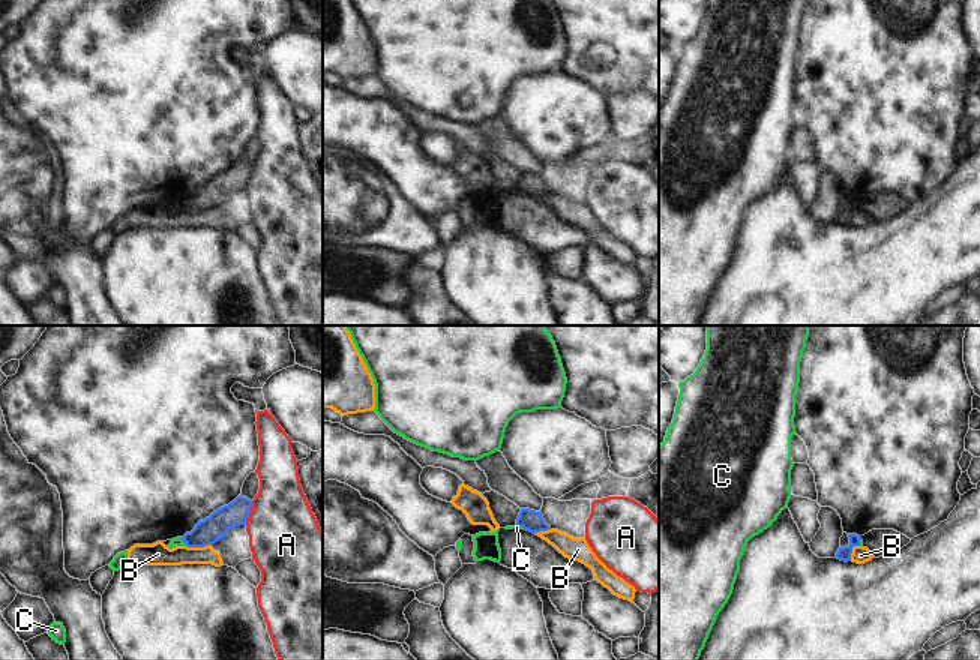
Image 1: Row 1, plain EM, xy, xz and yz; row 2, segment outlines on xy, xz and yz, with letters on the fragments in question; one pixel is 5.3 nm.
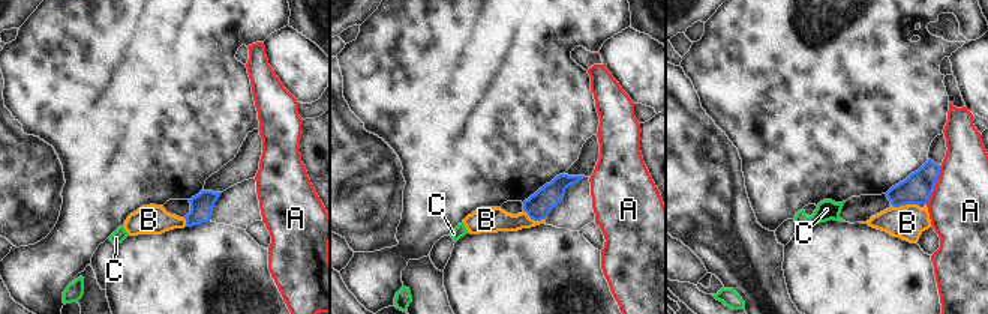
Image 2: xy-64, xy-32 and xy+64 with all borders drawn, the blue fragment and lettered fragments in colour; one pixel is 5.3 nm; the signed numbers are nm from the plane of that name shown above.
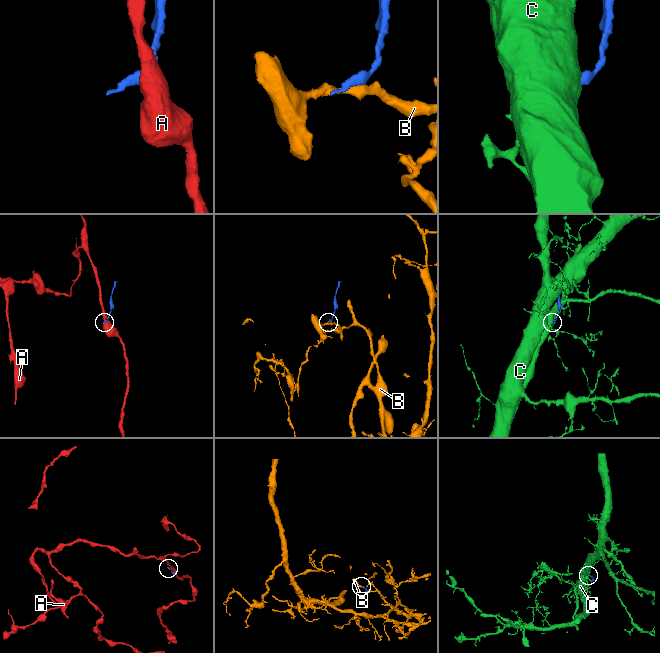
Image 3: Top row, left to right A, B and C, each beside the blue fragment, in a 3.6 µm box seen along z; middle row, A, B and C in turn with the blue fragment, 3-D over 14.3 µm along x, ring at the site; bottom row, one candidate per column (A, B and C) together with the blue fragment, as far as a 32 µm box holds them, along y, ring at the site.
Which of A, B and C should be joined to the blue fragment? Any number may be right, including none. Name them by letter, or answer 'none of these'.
none of these

